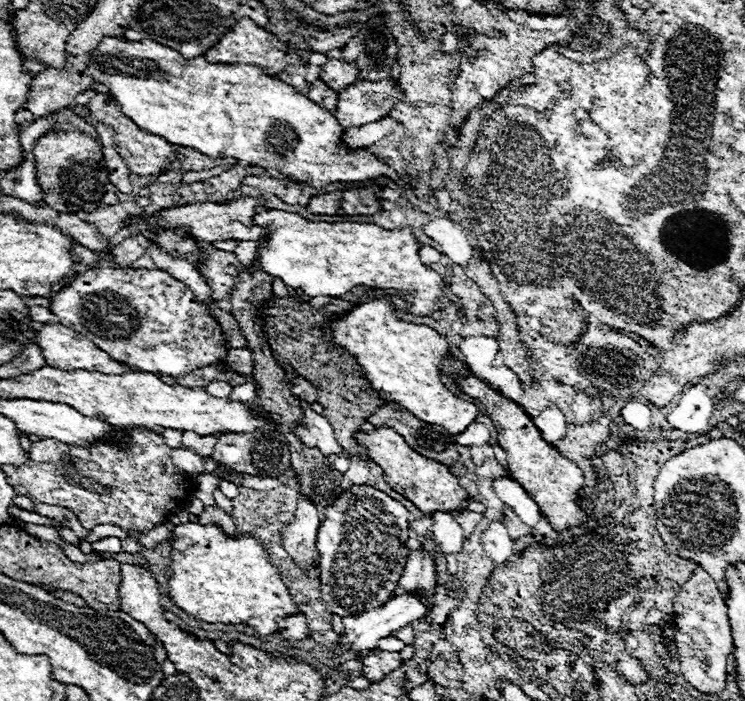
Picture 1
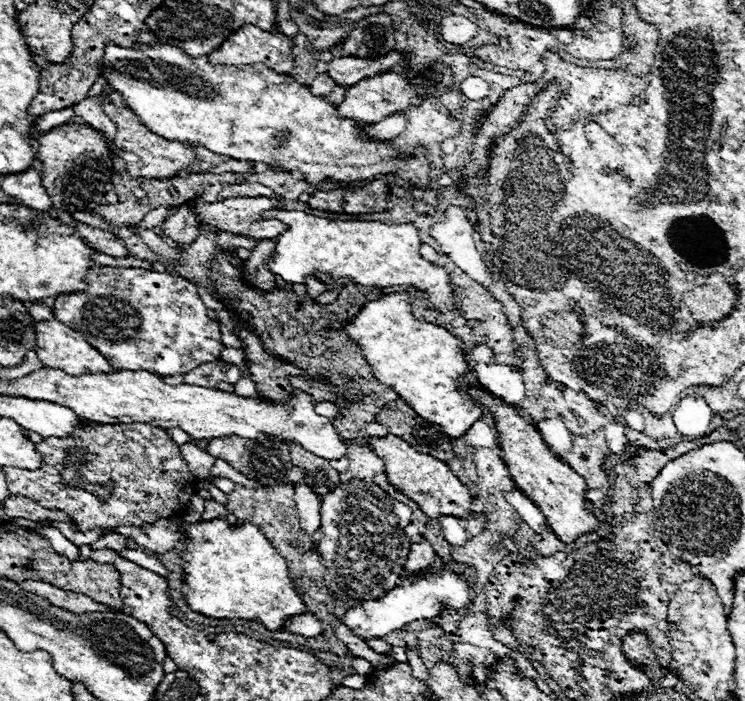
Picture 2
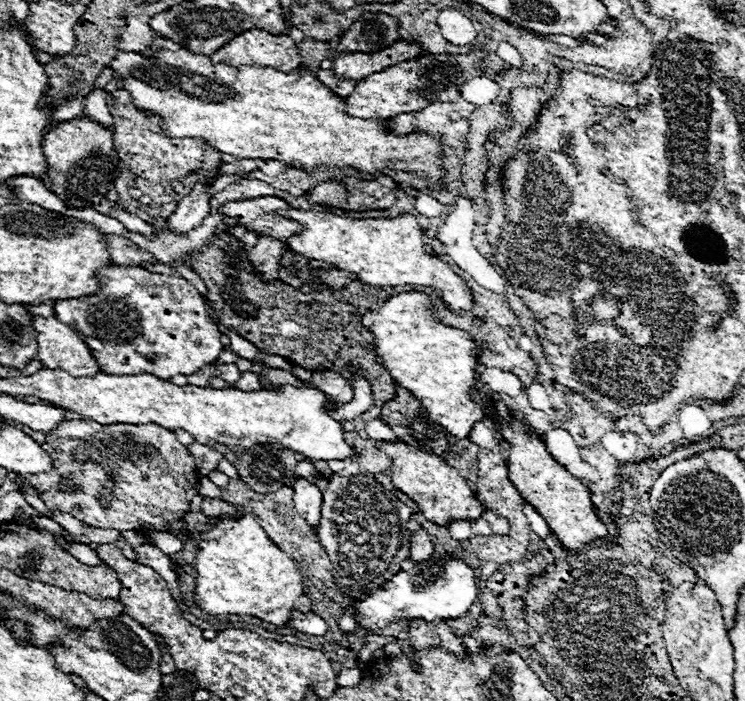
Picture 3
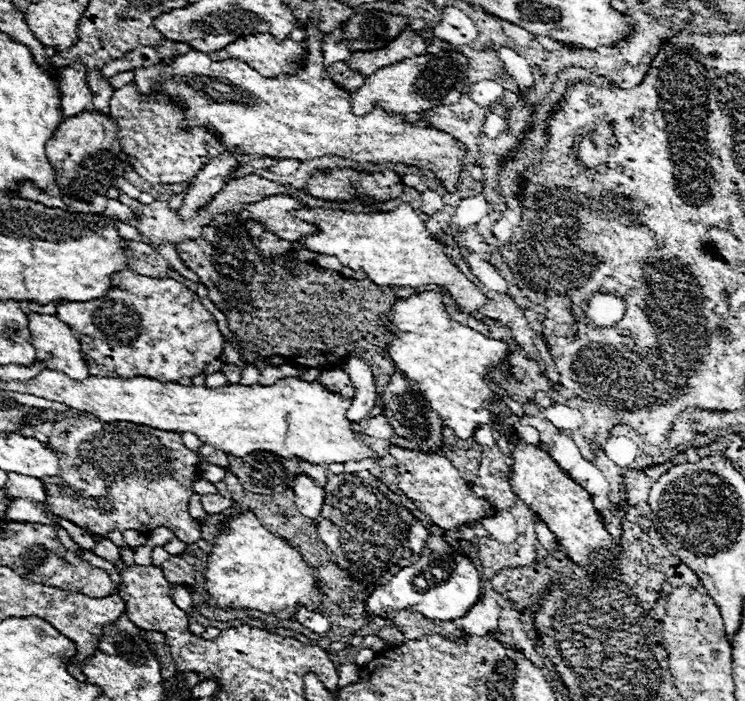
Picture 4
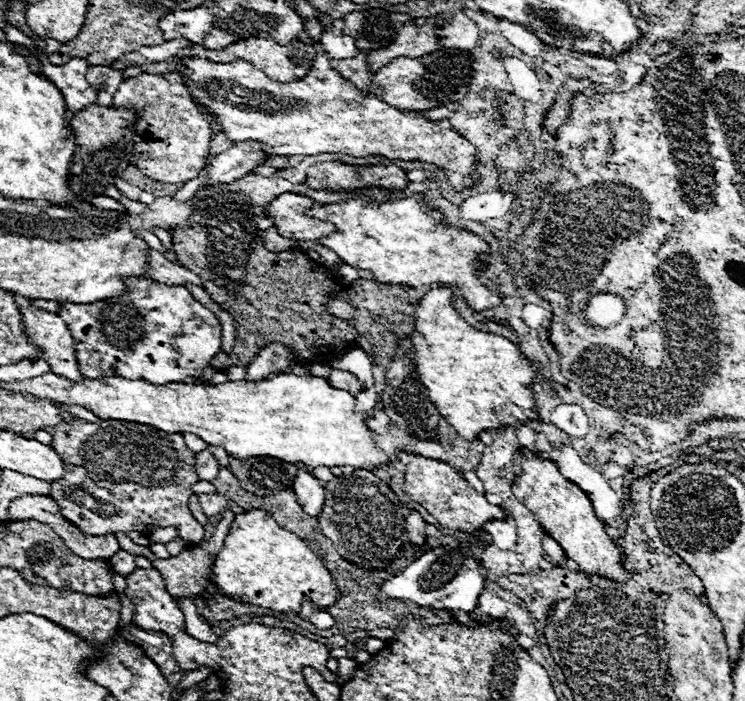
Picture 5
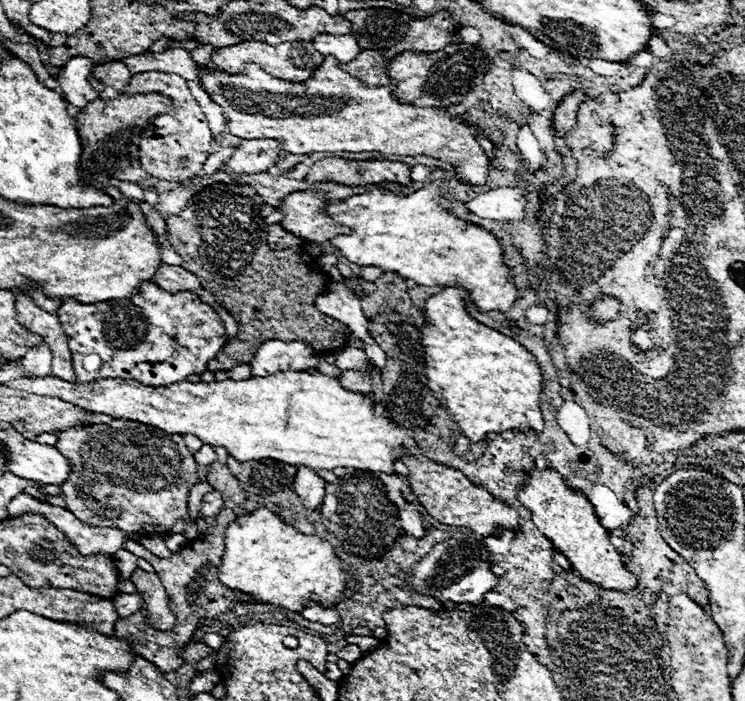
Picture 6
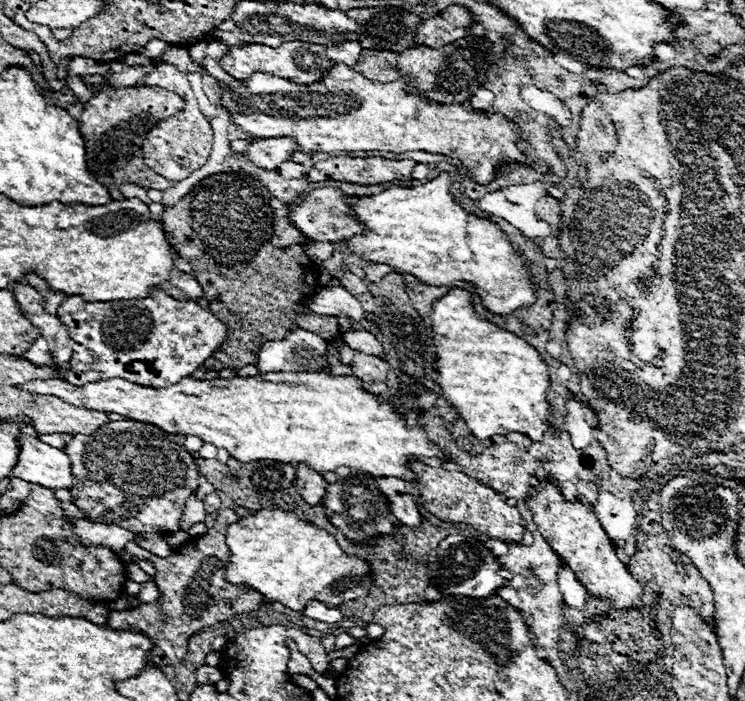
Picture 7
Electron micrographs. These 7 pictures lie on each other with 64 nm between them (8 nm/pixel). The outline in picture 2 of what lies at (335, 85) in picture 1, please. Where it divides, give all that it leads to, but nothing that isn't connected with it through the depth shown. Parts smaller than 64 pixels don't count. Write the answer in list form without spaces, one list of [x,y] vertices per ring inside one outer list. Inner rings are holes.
[[[392,50],[382,58],[334,58],[328,62],[326,72],[330,78],[334,78],[334,82],[338,82],[338,86],[352,86],[362,78],[368,78],[382,70],[390,70],[394,64],[400,64],[408,58],[410,54],[402,54],[398,50]]]

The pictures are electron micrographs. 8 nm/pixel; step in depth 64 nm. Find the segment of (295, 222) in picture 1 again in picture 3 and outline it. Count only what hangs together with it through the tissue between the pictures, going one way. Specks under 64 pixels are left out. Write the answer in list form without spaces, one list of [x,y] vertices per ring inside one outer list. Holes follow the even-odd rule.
[[[280,210],[282,216],[288,216],[296,222],[302,222],[306,228],[288,238],[288,250],[300,252],[312,260],[324,260],[334,264],[338,270],[358,274],[360,282],[370,286],[432,286],[442,296],[444,304],[454,312],[468,312],[474,308],[472,290],[466,282],[438,256],[426,254],[424,232],[418,220],[412,214],[398,214],[396,218],[346,218],[334,216],[332,212],[312,212],[312,210]]]

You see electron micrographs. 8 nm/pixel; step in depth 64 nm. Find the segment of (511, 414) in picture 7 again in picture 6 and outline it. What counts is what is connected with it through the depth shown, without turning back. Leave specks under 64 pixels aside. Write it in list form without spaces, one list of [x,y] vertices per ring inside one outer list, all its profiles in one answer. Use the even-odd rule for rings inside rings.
[[[446,288],[440,294],[428,298],[424,320],[426,328],[422,334],[422,342],[430,390],[470,440],[480,442],[486,438],[486,434],[500,434],[504,430],[532,430],[536,434],[544,430],[544,418],[540,410],[540,392],[544,380],[542,370],[532,352],[528,352],[514,338],[476,322],[466,312],[466,304],[458,288]]]

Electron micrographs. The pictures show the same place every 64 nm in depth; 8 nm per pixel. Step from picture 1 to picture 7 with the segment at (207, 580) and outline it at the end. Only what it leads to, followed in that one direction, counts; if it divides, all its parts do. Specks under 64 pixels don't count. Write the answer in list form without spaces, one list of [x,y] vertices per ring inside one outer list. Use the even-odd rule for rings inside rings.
[[[280,508],[258,510],[252,516],[240,518],[226,530],[226,544],[232,552],[226,566],[226,580],[248,584],[270,602],[282,602],[300,612],[308,600],[340,606],[346,600],[368,596],[370,566],[358,556],[348,556],[330,532],[300,520],[294,512]]]

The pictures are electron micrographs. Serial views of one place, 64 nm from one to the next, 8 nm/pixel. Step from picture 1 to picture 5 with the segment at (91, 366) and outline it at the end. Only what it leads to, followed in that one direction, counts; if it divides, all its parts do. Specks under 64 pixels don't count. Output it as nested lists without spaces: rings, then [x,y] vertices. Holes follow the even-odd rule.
[[[34,306],[20,308],[22,326],[26,334],[40,348],[40,354],[50,364],[54,374],[62,374],[62,378],[70,378],[72,382],[80,382],[80,370],[76,362],[76,352],[72,346],[72,334],[66,324],[58,318],[58,314],[38,310]]]

